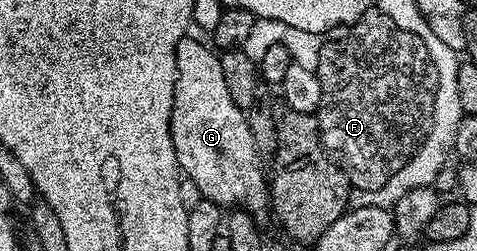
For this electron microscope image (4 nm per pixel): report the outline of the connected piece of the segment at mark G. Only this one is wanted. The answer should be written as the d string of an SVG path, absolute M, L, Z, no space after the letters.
M181 39L175 47L175 93L171 111L175 161L179 163L182 175L195 183L204 201L212 200L207 201L212 205L231 204L227 206L238 206L256 218L262 217L262 212L266 213L269 208L269 180L265 168L263 172L259 165L261 157L253 142L253 134L249 131L246 111L233 102L233 94L229 94L229 86L225 86L225 74L221 74L219 56L201 41L191 39Z

